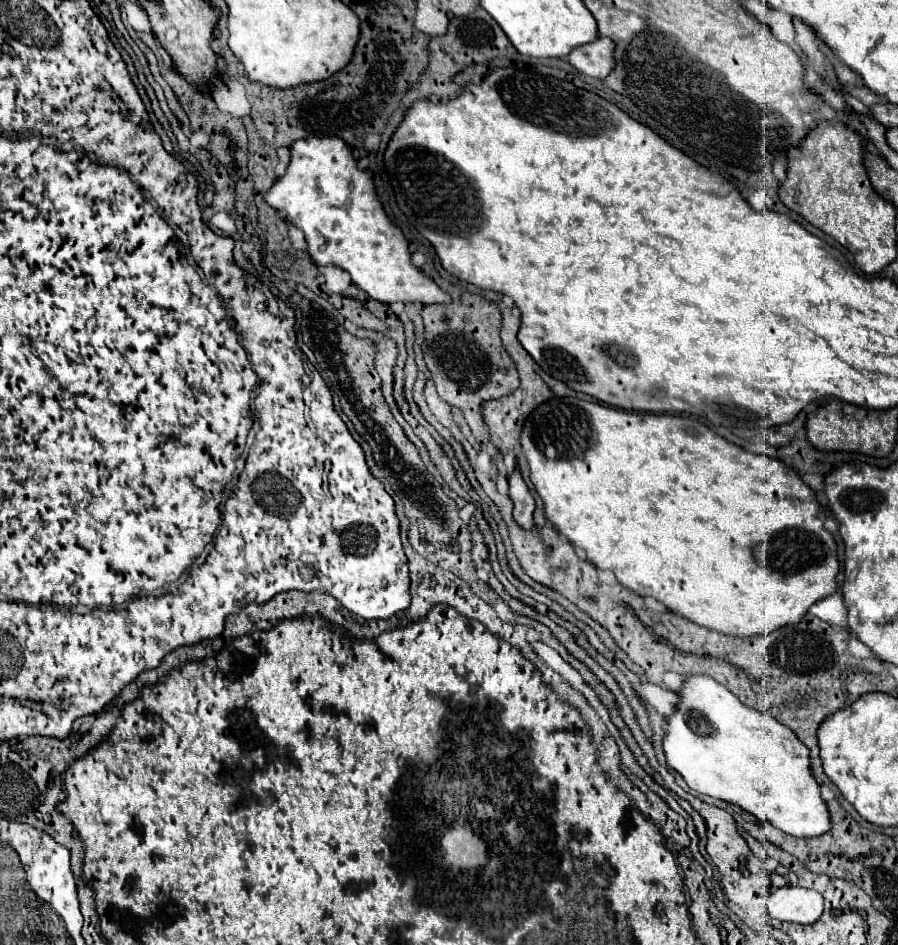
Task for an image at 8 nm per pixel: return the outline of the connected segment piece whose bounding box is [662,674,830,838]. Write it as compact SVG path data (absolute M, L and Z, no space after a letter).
M682 674L682 684L676 694L680 702L666 722L662 746L668 766L676 770L692 790L736 804L744 812L754 814L760 822L768 820L774 828L798 838L820 836L830 830L826 802L820 798L818 782L810 774L808 748L798 740L794 732L790 732L790 728L768 714L748 708L738 700L738 696L718 684L712 676Z

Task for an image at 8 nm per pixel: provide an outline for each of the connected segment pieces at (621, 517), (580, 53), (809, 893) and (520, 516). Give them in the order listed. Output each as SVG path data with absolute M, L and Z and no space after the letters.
M550 398L536 410L532 410L532 414L526 418L526 424L520 432L520 444L530 466L530 480L544 502L546 520L560 534L564 534L570 540L570 544L582 548L596 568L614 572L616 580L624 588L634 590L642 598L656 598L668 610L690 622L696 622L698 626L728 636L770 634L780 626L798 624L814 602L822 600L824 596L836 590L836 574L840 572L840 562L836 558L838 544L834 542L834 536L824 528L826 514L822 512L814 490L810 490L808 484L800 480L796 470L784 466L780 460L746 452L740 446L726 442L710 428L686 416L682 418L666 414L624 412L580 398Z
M598 38L590 44L582 44L568 54L568 62L582 74L592 78L604 78L612 70L614 42L610 38Z
M784 886L770 894L766 902L768 914L780 922L814 924L824 910L824 898L816 890Z
M516 468L514 474L510 476L510 500L514 502L514 522L524 528L530 530L534 526L532 522L532 512L534 512L534 498L528 492L528 486L522 480L520 470Z

